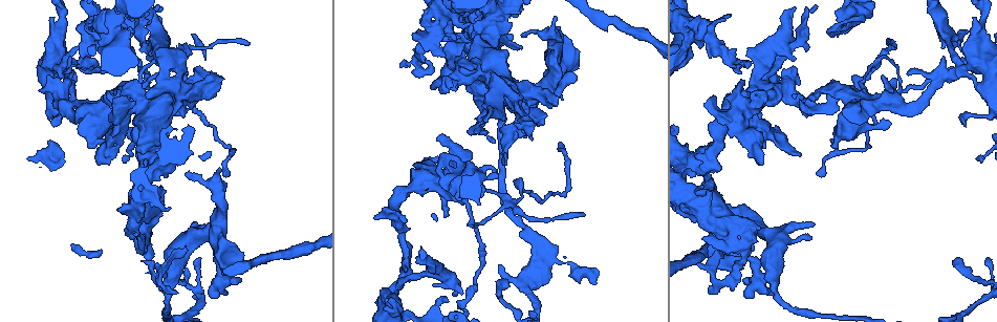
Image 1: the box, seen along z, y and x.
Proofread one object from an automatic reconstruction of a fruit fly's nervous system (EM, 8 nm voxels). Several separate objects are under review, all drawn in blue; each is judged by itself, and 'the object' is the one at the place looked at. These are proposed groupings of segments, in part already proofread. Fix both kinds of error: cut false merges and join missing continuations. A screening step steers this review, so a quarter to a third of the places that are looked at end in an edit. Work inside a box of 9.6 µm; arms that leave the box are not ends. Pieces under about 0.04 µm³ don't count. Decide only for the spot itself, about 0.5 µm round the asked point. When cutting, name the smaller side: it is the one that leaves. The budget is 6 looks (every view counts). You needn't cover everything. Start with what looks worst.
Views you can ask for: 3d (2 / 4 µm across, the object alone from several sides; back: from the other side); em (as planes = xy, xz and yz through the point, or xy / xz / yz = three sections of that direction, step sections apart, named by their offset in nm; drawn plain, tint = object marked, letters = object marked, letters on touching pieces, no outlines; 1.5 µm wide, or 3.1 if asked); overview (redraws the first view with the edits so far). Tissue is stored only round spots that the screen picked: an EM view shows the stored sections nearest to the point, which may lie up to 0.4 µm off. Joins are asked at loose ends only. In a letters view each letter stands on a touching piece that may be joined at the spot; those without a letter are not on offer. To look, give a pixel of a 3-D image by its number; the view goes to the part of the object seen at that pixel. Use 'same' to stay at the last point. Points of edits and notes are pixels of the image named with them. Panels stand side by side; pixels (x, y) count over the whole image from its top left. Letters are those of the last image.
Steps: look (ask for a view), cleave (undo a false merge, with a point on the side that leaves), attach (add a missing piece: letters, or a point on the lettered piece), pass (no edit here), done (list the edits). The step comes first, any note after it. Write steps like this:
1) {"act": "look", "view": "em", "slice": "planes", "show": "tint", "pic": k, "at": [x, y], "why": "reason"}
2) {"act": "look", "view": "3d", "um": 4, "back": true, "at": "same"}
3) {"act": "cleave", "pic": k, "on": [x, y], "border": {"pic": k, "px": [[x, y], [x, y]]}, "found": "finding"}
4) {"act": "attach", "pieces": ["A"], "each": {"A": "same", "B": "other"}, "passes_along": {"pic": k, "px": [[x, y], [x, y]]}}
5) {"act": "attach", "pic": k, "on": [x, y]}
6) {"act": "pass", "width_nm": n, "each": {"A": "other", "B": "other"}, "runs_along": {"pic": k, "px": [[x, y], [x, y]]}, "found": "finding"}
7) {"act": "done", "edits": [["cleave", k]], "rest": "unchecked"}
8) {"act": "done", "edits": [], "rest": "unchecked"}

{"act": "look", "view": "em", "slice": "planes", "show": "letters", "pic": 1, "at": [64, 73], "why": "branch stops here"}

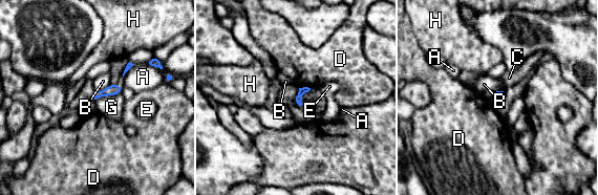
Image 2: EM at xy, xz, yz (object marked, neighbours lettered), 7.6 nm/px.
{"act": "pass", "longest_contact_nm": ["G", 200], "each": {"A": "other", "B": "other", "C": "other", "D": "other", "E": "other", "G": "other", "H": "other"}, "border": {"pic": 2, "px": [[299, 88], [295, 99]]}, "found": "no lettered piece goes on from it"}

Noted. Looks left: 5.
{"act": "look", "view": "em", "slice": "planes", "show": "letters", "pic": 1, "at": [149, 143], "why": "thick turns thin"}

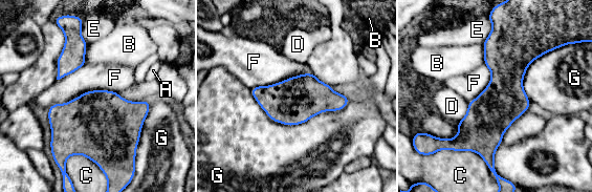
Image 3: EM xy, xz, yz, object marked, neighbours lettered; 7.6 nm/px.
{"act": "pass", "each": {"A": "other", "B": "other", "C": "other", "D": "other", "E": "other", "F": "other", "G": "other"}, "border": {"pic": 3, "px": [[118, 92], [86, 90], [47, 108]]}, "found": "one neuron here"}

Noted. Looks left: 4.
{"act": "look", "view": "3d", "um": 2, "pic": 1, "at": [911, 108], "why": "sharp bend"}

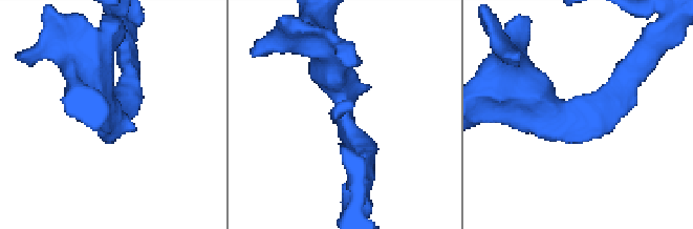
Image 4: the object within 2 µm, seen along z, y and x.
{"act": "look", "view": "em", "slice": "yz", "step": 8, "show": "letters", "pic": 4, "at": [578, 122], "arm_widths_nm": [200, 260], "why": "now the EM"}

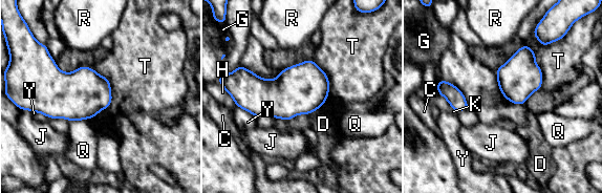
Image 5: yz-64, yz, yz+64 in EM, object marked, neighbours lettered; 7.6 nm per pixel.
{"act": "pass", "each": {"C": "other", "D": "other", "G": "other", "H": "other", "J": "other", "K": "other", "Q": "other", "R": "other", "T": "other", "Y": "other"}, "border": {"pic": 5, "px": [[93, 68], [111, 104], [83, 120]]}, "found": "one neuron here"}

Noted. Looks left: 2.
{"act": "done", "edits": [], "rest": "unchecked"}

